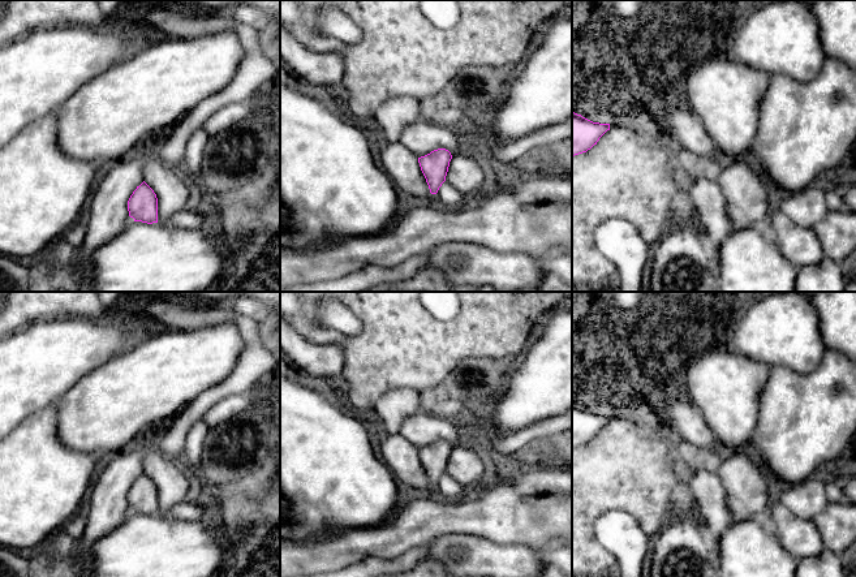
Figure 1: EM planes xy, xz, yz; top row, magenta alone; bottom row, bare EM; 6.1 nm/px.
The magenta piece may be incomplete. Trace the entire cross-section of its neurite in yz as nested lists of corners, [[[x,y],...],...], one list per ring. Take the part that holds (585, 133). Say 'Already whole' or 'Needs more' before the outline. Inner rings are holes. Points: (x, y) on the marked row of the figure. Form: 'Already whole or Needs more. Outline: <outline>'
Already whole. Outline: [[[572,111],[572,156],[590,150],[610,130],[610,124],[593,122]]]

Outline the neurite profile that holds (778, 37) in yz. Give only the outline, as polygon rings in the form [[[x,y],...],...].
[[[762,0],[748,9],[731,36],[730,55],[769,76],[784,74],[800,82],[816,78],[826,60],[812,7],[801,0]]]

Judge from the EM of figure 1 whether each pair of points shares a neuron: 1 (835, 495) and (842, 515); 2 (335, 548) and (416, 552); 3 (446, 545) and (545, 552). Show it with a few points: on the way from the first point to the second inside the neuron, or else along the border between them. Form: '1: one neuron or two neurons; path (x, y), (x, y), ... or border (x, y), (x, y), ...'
1: two neurons; border (830, 500), (842, 504)
2: two neurons; border (426, 543), (413, 546), (390, 560), (374, 558)
3: two neurons; border (534, 548), (542, 563)

